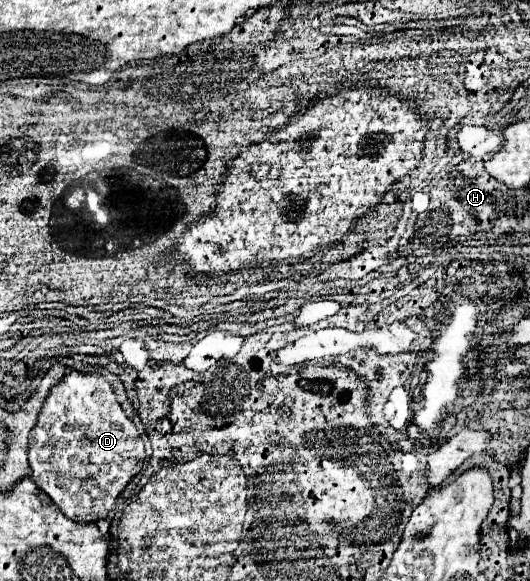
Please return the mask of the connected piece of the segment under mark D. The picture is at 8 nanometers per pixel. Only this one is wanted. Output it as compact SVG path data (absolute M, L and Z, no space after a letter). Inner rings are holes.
M70 368L58 384L54 384L40 408L36 426L30 432L28 458L32 480L46 492L52 502L74 522L96 522L106 518L118 494L142 470L144 442L136 424L124 414L112 384L102 372L78 372Z

